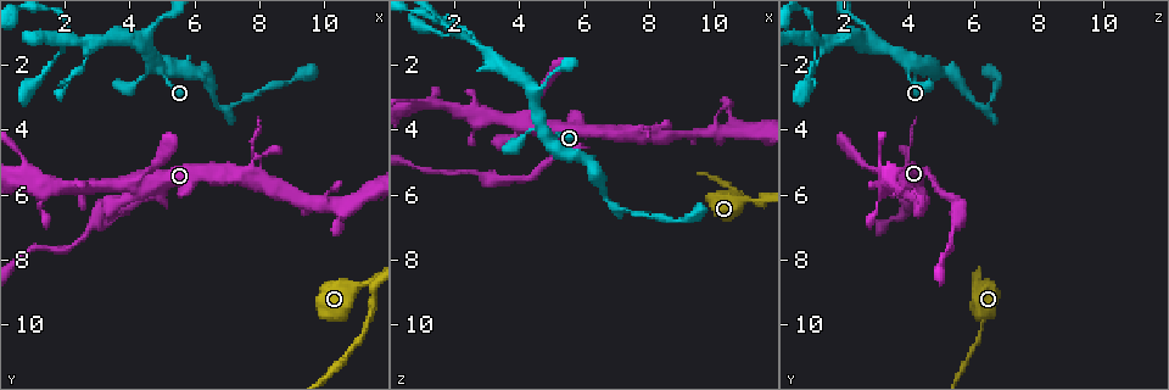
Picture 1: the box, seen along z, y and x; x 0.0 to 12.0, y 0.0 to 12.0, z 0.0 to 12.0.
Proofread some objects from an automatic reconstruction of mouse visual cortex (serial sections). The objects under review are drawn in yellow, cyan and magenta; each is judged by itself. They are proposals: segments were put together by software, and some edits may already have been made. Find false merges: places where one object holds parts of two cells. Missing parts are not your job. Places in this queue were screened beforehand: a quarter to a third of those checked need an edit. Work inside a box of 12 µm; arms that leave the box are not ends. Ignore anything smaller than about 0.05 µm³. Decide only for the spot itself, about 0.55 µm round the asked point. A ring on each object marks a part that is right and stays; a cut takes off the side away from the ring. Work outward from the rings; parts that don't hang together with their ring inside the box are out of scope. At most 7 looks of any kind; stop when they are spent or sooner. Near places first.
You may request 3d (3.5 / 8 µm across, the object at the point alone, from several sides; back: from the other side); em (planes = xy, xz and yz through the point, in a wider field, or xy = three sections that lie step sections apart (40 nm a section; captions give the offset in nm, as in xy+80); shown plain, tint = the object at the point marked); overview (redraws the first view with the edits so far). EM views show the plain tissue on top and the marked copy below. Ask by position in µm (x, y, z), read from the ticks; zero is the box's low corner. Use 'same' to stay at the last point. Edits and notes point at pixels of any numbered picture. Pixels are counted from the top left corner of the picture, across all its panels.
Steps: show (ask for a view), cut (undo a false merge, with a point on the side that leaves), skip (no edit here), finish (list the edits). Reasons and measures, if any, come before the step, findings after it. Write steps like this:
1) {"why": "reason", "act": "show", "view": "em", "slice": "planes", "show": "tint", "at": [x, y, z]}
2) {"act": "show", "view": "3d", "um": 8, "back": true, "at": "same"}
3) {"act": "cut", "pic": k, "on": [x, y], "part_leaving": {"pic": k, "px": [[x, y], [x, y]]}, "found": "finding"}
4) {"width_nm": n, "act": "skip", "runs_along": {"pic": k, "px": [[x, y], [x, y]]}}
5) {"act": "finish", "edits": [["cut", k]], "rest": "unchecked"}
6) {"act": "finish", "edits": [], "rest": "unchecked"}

{"why": "three-way junction", "act": "show", "view": "3d", "um": 3.5, "at": [7.6, 5.4, 4.1]}

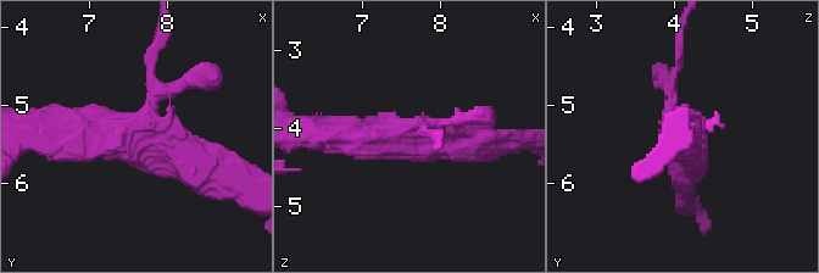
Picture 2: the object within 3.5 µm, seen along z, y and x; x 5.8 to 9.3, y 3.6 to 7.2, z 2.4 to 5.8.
{"arms": 3, "arm_widths_nm": [150, 450, 450], "act": "show", "view": "em", "slice": "xy", "step": 2, "show": "tint", "at": [7.60, 5.40, 4.15]}

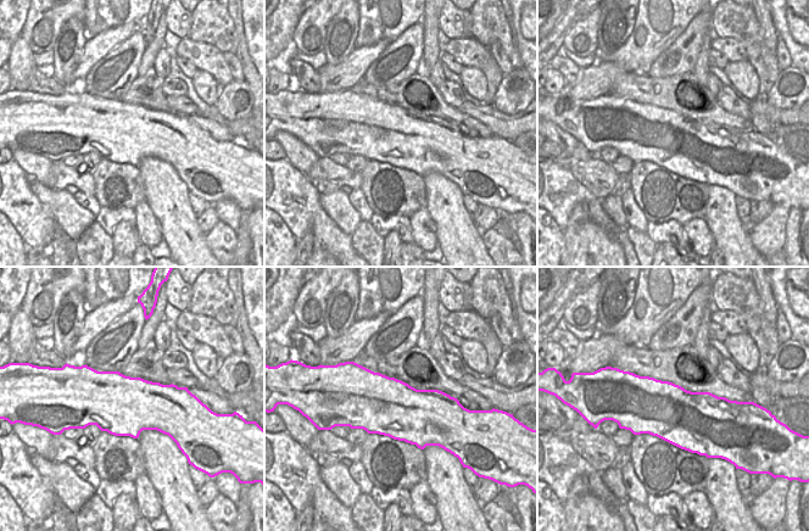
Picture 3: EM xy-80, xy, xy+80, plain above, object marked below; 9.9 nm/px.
{"act": "cut", "pic": 2, "on": [200, 72], "part_leaving": {"pic": 2, "px": [[148, 110], [196, 76], [216, 88]]}, "found": "two cells meet here"}

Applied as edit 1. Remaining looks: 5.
{"act": "show", "view": "overview"}

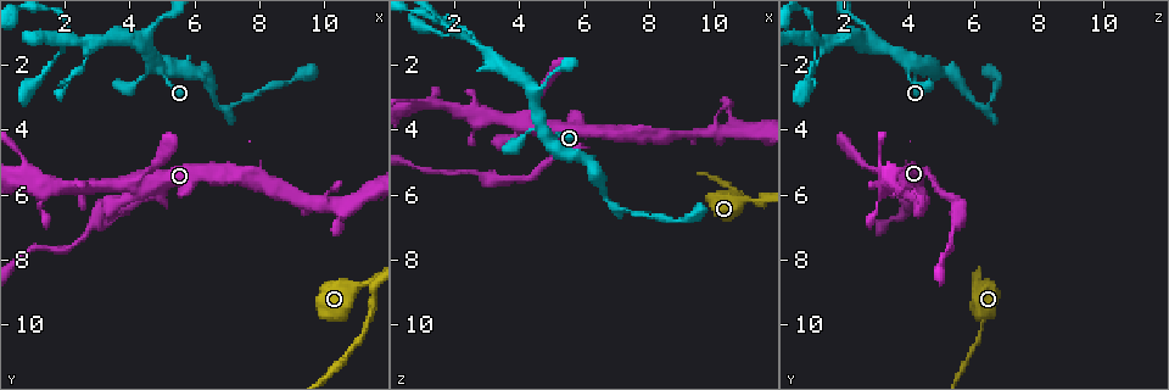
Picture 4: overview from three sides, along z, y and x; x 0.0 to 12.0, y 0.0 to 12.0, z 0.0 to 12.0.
{"why": "abrupt turn", "act": "show", "view": "3d", "um": 3.5, "at": [6.8, 3.2, 6.1]}

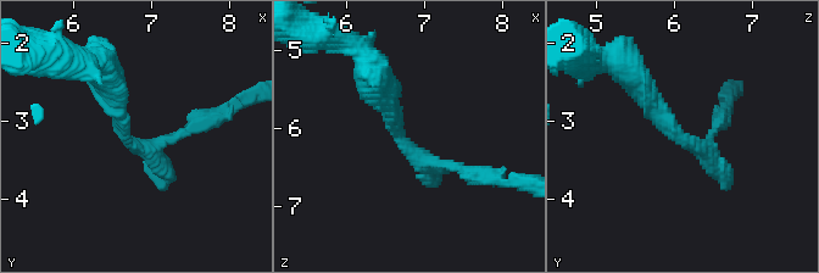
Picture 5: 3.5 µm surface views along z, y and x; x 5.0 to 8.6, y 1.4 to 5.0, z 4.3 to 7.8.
{"why": "need the tissue", "act": "show", "view": "em", "slice": "xy", "step": 2, "show": "tint", "at": [6.65, 3.25, 6.10]}

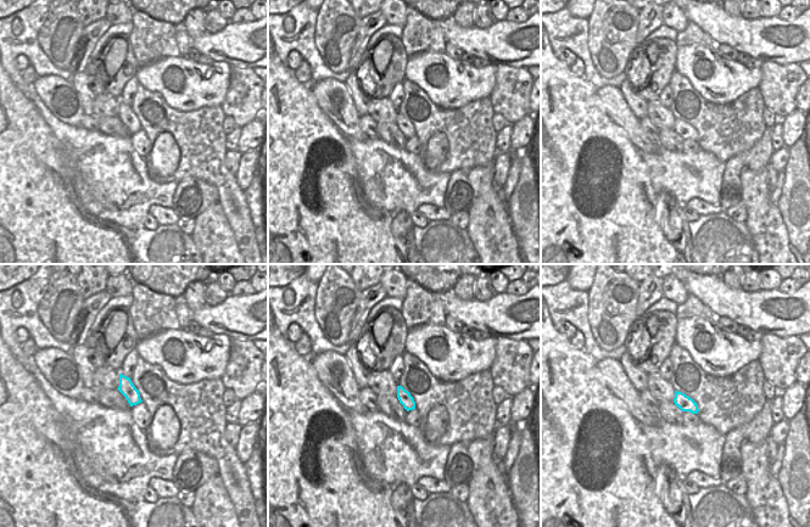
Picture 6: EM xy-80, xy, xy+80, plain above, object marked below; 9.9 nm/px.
{"act": "skip", "runs_along": {"pic": 5, "px": [[382, 87], [401, 143], [464, 173]]}, "found": "one cell here"}

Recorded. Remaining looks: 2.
{"why": "small branch off a trunk", "act": "show", "view": "3d", "um": 3.5, "at": [1.0, 5.6, 3.2]}

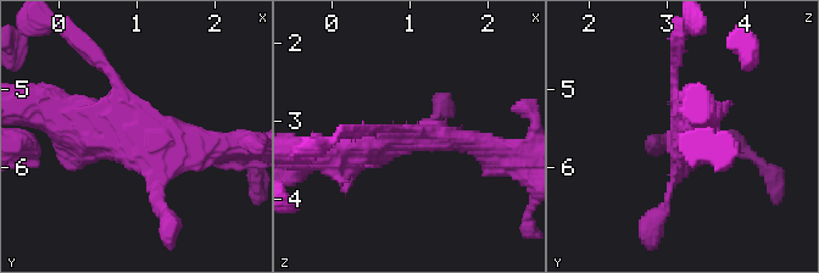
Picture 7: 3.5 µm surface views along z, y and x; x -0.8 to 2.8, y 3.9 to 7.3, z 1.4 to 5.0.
{"arms": 3, "arm_widths_nm": [150, 300, 400], "act": "show", "view": "em", "slice": "xy", "step": 5, "show": "tint", "at": [1.05, 5.50, 3.25]}

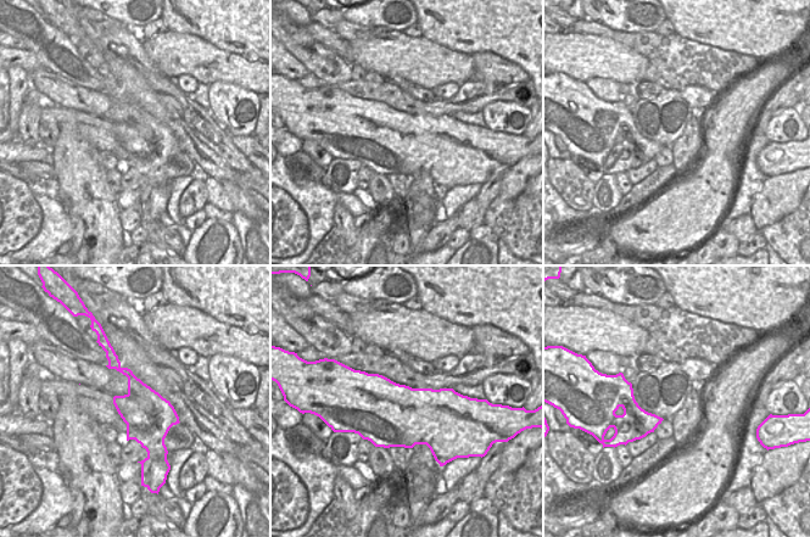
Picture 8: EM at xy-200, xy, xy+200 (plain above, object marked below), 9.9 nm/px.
{"act": "skip", "found": "one cell here"}

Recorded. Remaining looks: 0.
{"act": "finish", "edits": [["cut", 2]], "rest": "unchecked"}

